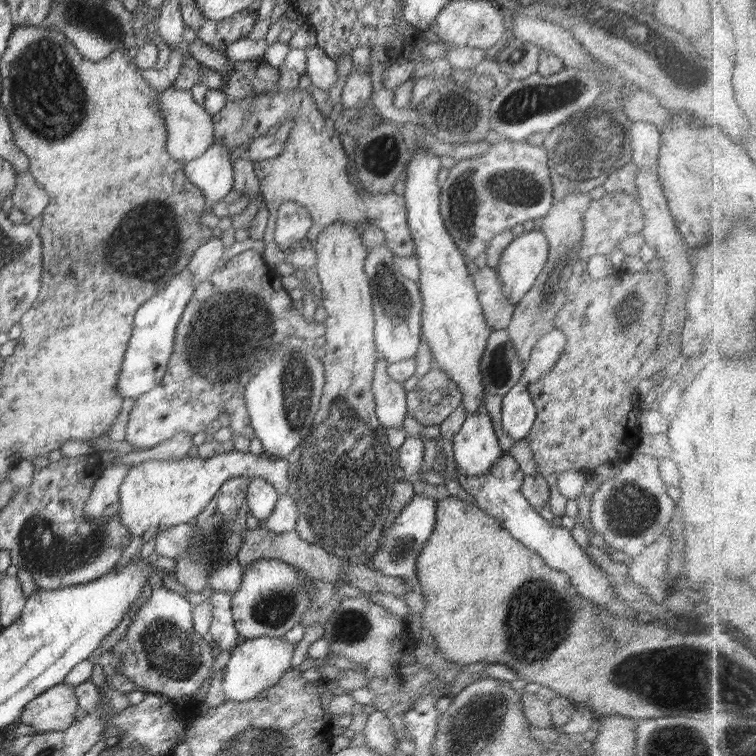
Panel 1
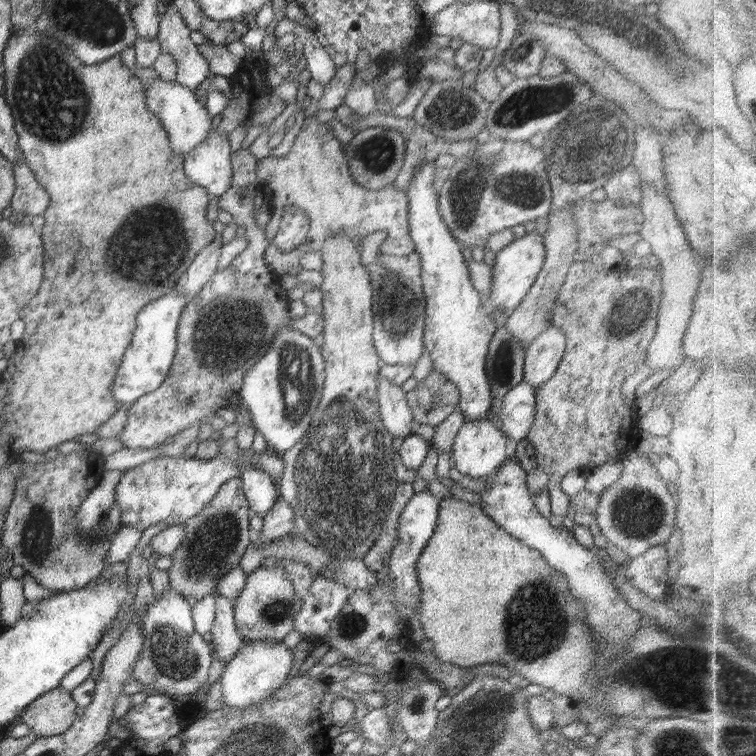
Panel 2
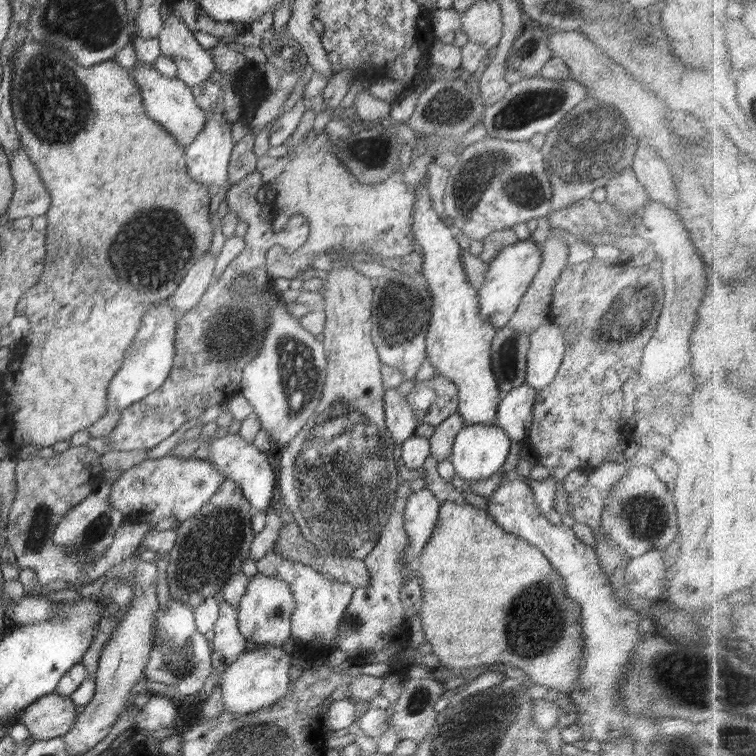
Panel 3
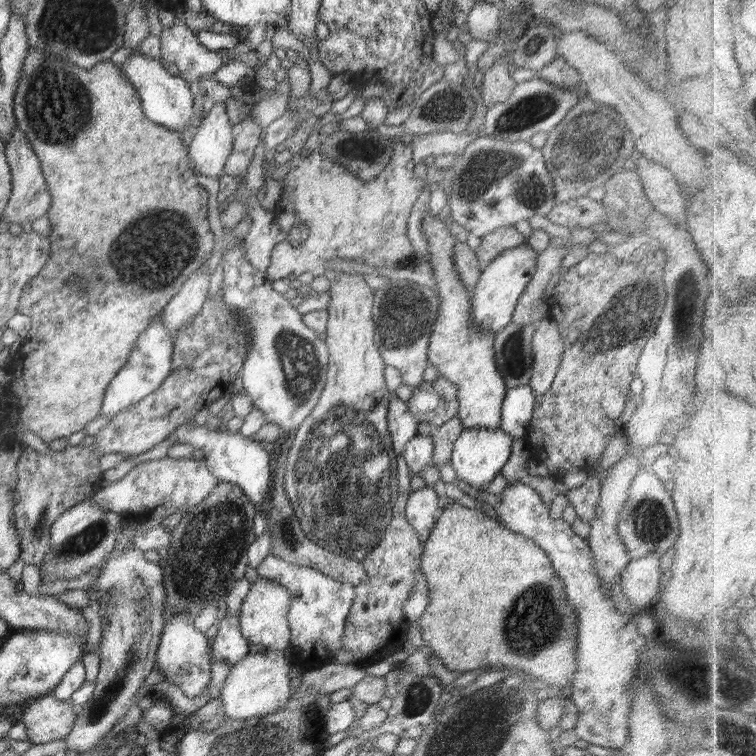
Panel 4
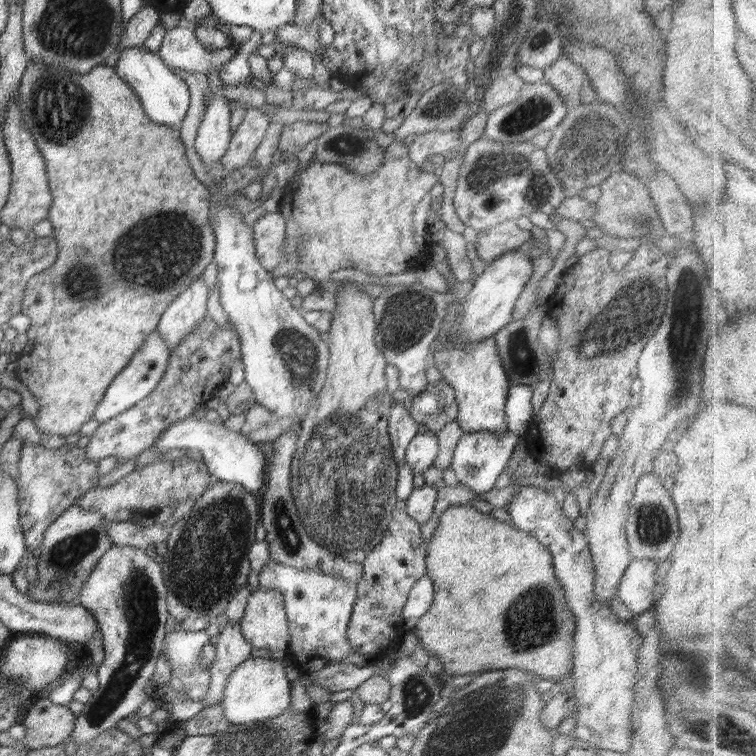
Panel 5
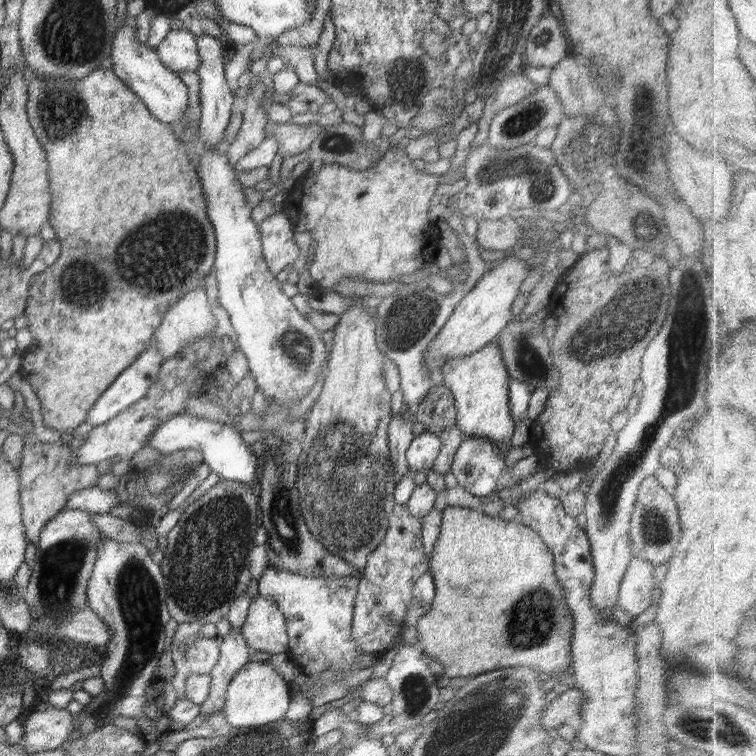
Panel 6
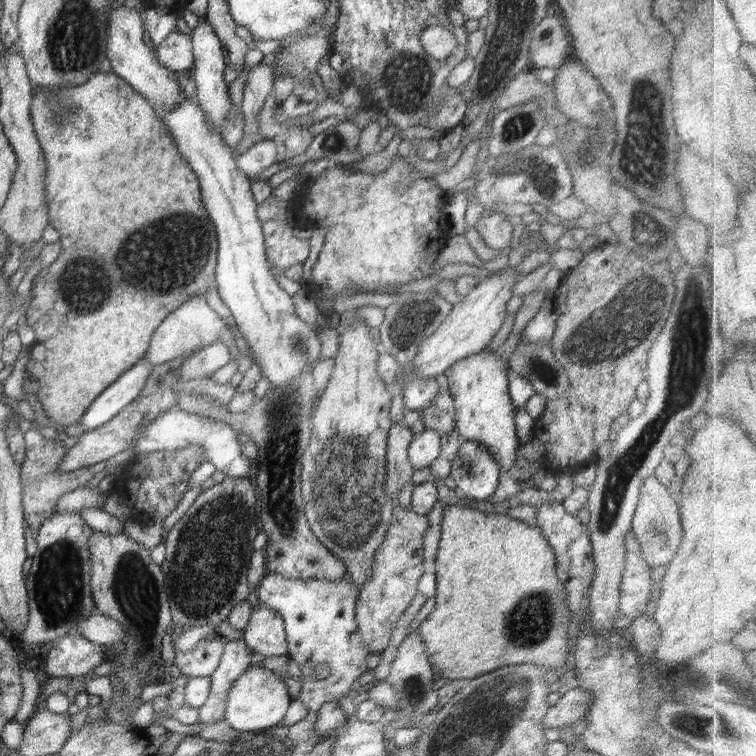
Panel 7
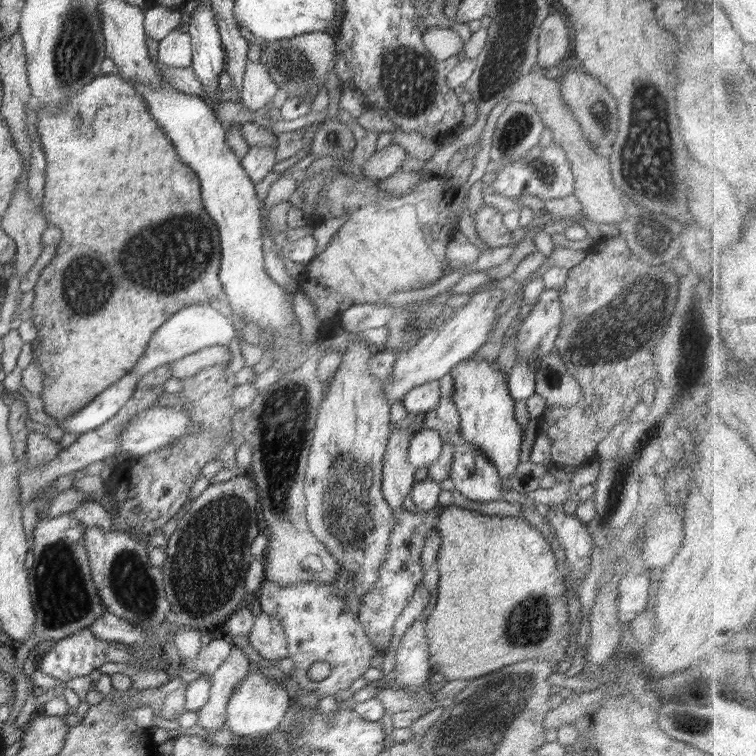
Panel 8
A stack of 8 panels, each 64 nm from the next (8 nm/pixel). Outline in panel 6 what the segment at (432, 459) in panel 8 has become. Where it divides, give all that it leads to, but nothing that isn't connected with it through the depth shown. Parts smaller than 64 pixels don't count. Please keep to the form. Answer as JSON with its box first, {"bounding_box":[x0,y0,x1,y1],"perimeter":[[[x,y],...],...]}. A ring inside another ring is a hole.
{"bounding_box":[405,430,441,474],"perimeter":[[[427,430],[415,436],[405,454],[409,470],[413,474],[428,471],[439,455],[441,446],[440,437],[434,432]]]}

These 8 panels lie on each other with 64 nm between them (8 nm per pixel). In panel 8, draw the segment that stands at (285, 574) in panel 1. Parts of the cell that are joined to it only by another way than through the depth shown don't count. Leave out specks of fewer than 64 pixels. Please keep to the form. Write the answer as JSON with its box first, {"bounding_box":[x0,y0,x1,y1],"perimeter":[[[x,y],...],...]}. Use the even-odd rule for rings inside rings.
{"bounding_box":[247,611,287,660],"perimeter":[[[264,611],[255,615],[247,638],[250,646],[264,659],[278,660],[287,657],[287,638],[282,623]]]}

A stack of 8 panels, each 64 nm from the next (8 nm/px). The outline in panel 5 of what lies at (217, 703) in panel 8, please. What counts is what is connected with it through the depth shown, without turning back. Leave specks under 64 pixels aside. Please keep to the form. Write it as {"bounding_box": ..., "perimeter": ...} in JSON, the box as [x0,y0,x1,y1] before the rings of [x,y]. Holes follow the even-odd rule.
{"bounding_box":[204,620,253,707],"perimeter":[[[228,620],[217,636],[216,654],[209,666],[211,685],[209,686],[204,707],[220,703],[225,695],[225,684],[230,673],[247,658],[251,657],[253,646],[241,633],[241,626]]]}

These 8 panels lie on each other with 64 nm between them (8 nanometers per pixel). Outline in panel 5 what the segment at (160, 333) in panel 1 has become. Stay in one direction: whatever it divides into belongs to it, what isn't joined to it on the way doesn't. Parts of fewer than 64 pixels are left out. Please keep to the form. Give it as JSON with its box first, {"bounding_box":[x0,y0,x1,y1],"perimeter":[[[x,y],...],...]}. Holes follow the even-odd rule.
{"bounding_box":[92,330,171,424],"perimeter":[[[157,330],[152,332],[150,336],[146,336],[146,340],[144,340],[138,352],[134,354],[134,357],[130,359],[126,368],[123,368],[122,372],[113,378],[104,393],[102,401],[96,406],[92,419],[104,424],[104,422],[112,420],[118,414],[133,409],[138,402],[146,398],[158,386],[166,372],[170,354],[171,352],[168,350],[166,342],[160,340],[160,334],[158,334]]]}

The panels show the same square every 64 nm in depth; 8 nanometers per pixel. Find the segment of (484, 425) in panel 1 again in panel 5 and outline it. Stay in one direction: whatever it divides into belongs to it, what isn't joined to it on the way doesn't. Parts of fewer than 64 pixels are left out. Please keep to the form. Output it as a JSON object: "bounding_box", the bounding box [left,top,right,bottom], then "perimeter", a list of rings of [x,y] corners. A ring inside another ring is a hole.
{"bounding_box":[450,431,524,494],"perimeter":[[[488,431],[462,434],[454,449],[450,466],[456,473],[460,484],[472,489],[476,494],[492,490],[498,476],[507,467],[518,437],[524,438],[524,434],[514,434],[510,431],[497,435]]]}

